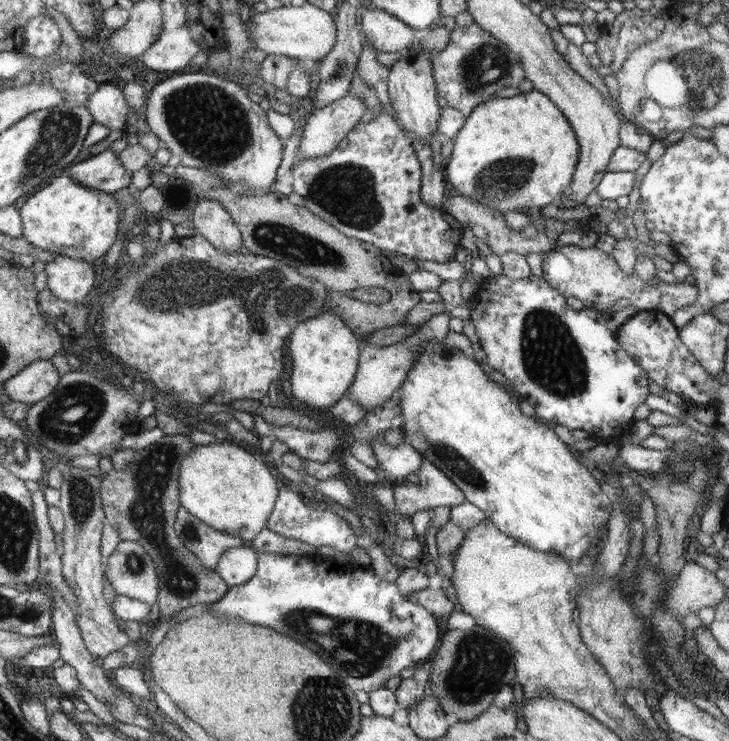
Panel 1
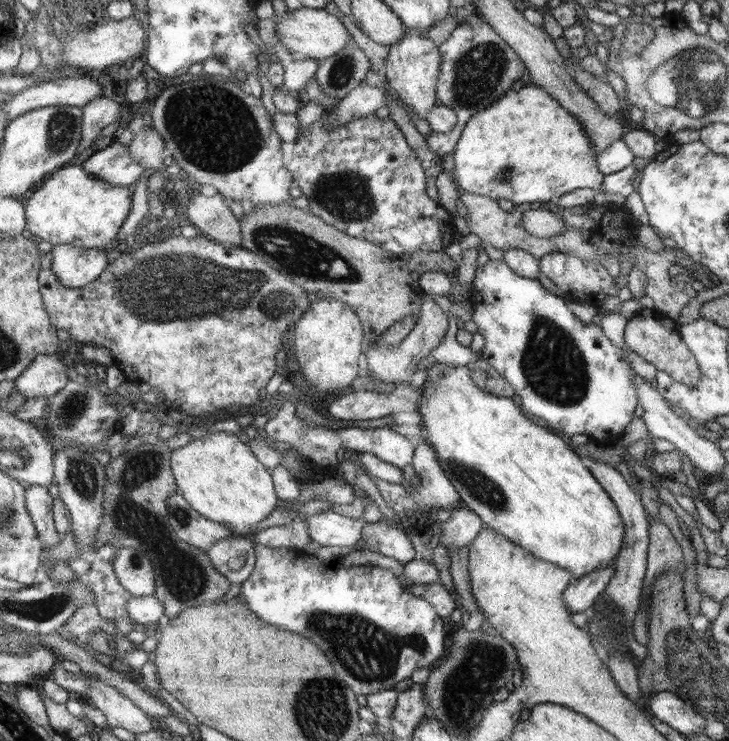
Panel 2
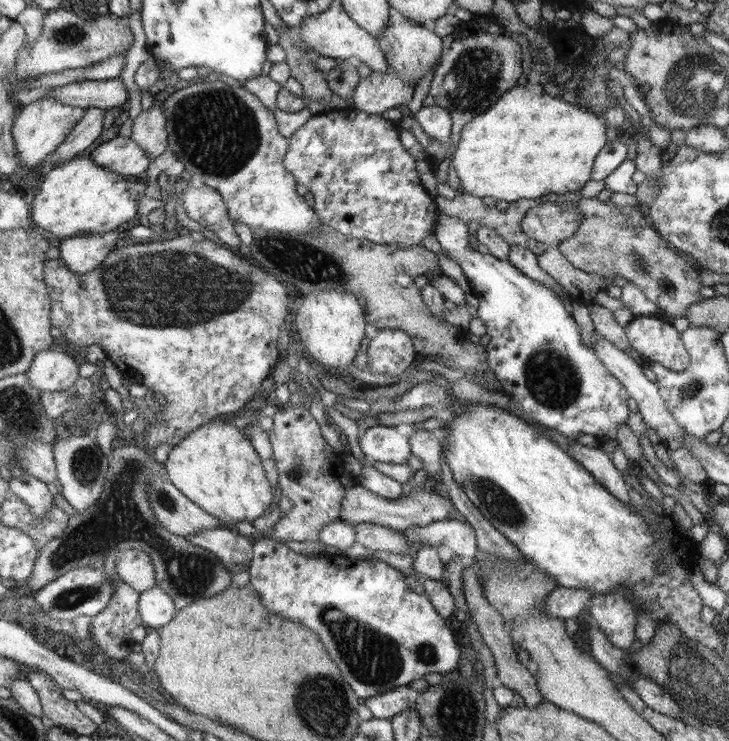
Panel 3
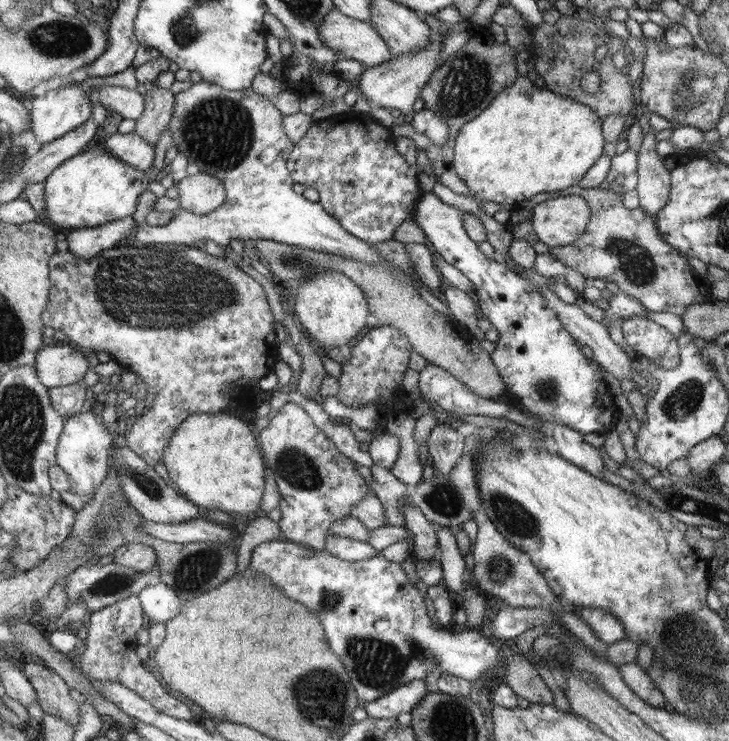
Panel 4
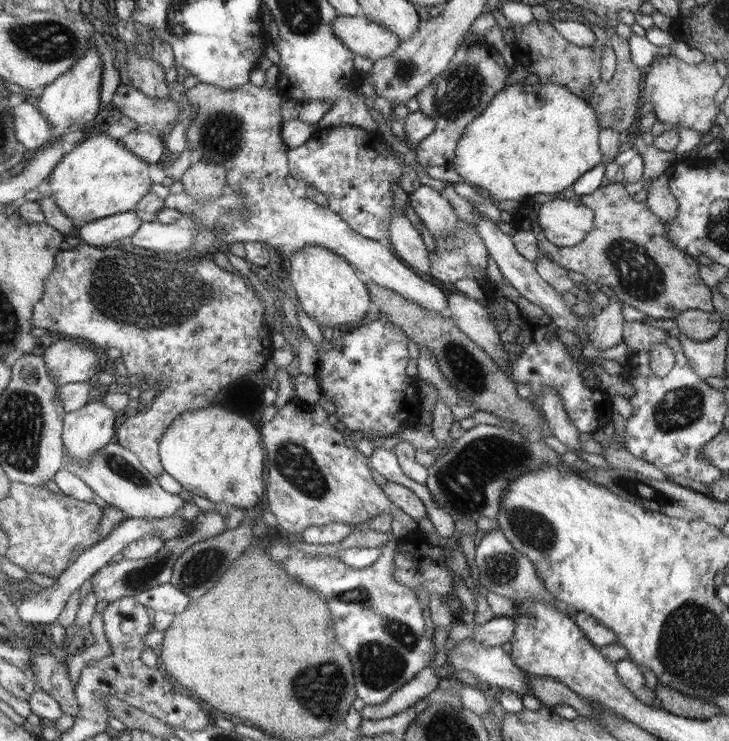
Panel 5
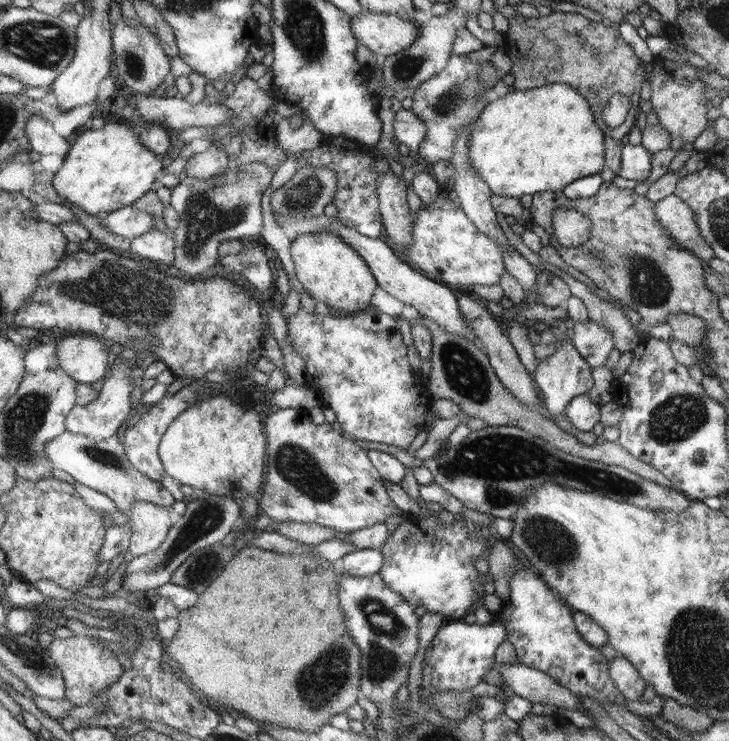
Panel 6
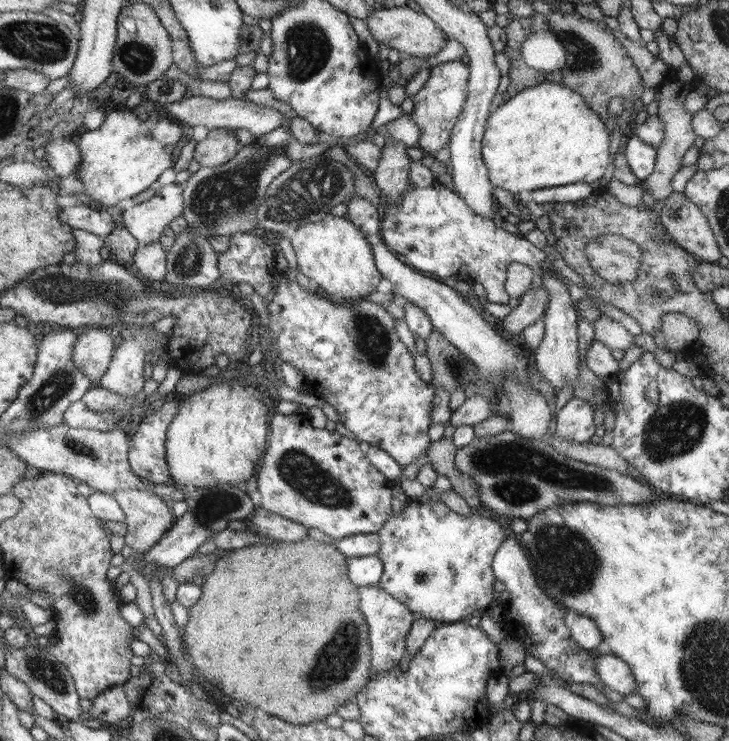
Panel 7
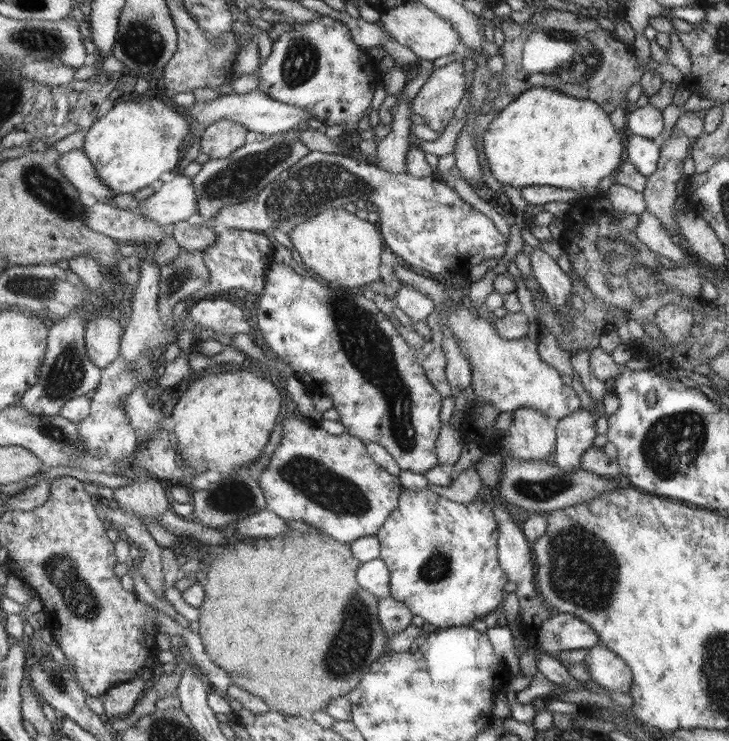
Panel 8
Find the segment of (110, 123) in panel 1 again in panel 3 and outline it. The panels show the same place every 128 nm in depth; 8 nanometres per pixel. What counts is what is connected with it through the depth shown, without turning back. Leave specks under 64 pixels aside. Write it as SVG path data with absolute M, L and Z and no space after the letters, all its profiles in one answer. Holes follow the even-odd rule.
M98 107L85 109L85 116L78 121L73 132L51 156L51 166L47 166L47 170L40 170L38 174L44 175L48 170L72 160L79 156L82 150L86 150L92 142L96 142L96 138L102 134L106 111Z

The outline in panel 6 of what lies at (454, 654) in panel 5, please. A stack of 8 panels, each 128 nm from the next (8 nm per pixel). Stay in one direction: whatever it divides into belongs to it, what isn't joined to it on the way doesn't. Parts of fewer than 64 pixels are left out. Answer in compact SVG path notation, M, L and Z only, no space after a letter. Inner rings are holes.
M496 660L491 668L502 676L504 686L511 688L518 696L532 703L540 702L543 705L551 703L557 707L583 712L583 708L579 706L578 694L574 694L565 686L558 684L540 670L530 668L522 663L504 664Z

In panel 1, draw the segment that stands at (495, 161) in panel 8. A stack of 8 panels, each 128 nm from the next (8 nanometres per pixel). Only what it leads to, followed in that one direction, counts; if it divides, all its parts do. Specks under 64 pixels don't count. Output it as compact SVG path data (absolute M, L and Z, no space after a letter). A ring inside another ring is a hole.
M533 89L512 97L490 99L474 109L455 136L453 151L448 161L443 164L443 170L445 180L457 194L493 206L502 214L509 210L524 213L529 209L535 210L541 206L555 204L568 192L573 174L576 173L577 162L580 160L580 152L580 143L575 132L572 132L569 119L548 95Z

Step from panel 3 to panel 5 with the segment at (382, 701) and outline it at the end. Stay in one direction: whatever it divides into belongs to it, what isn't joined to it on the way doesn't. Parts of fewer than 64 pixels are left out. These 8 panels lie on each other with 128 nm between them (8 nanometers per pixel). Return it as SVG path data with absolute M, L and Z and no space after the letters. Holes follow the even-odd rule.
M434 666L422 668L412 680L409 680L403 687L397 690L388 701L381 705L366 705L360 709L363 719L380 720L390 718L400 712L408 710L426 698L431 692L439 688L440 678L436 675Z

